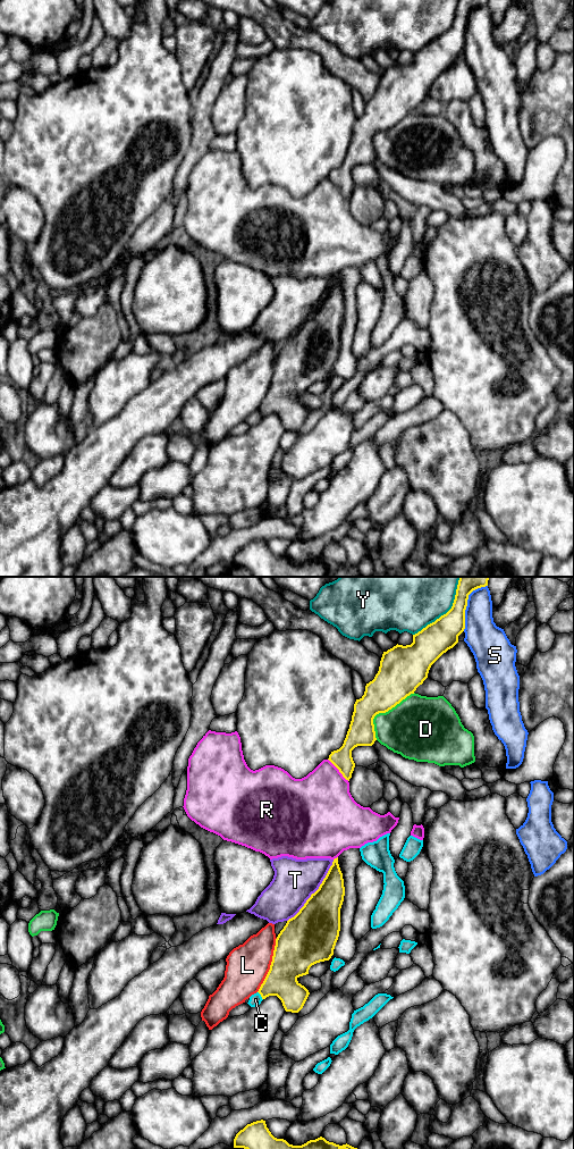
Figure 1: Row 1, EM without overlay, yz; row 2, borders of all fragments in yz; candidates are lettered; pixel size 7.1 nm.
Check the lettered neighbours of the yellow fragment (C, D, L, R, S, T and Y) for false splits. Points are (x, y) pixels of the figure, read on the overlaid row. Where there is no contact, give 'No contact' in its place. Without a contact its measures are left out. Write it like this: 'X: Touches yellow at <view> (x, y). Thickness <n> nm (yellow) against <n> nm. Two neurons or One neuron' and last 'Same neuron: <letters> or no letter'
C: Touches yellow at yz (261, 996). Thickness 220 nm (yellow) against 90 nm. Two neurons
D: Touches yellow at yz (382, 712). Thickness 280 nm (yellow) against 400 nm. Two neurons
L: Touches yellow at yz (270, 965). Thickness 340 nm (yellow) against 300 nm. Two neurons
R: Touches yellow at yz (338, 769). Thickness 150 nm (yellow) against 400 nm. Two neurons
S: Touches yellow at yz (466, 604). Thickness 200 nm (yellow) against 240 nm. Two neurons
T: Touches yellow at yz (315, 891). Thickness 320 nm (yellow) against 300 nm. Two neurons
Y: Touches yellow at yz (448, 611). Thickness 220 nm (yellow) against 480 nm. Two neurons
Same neuron: no letter

